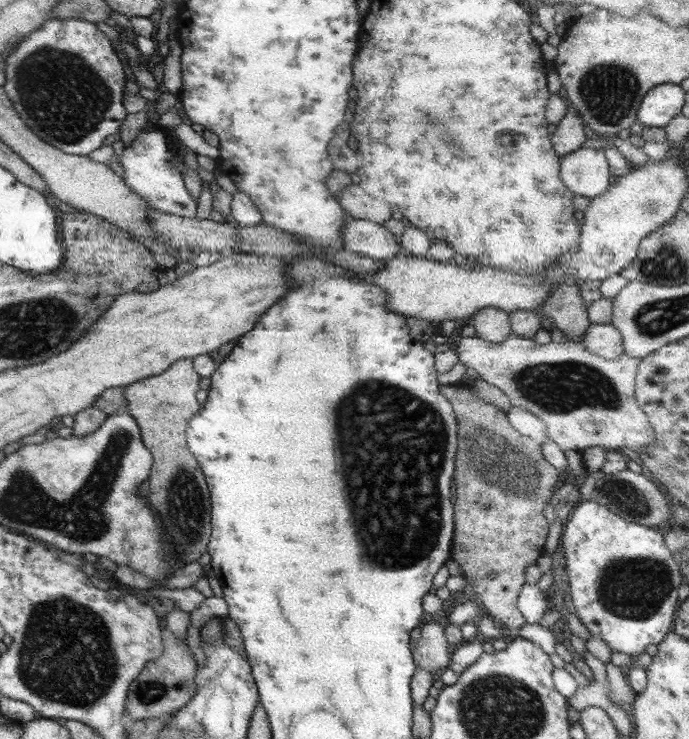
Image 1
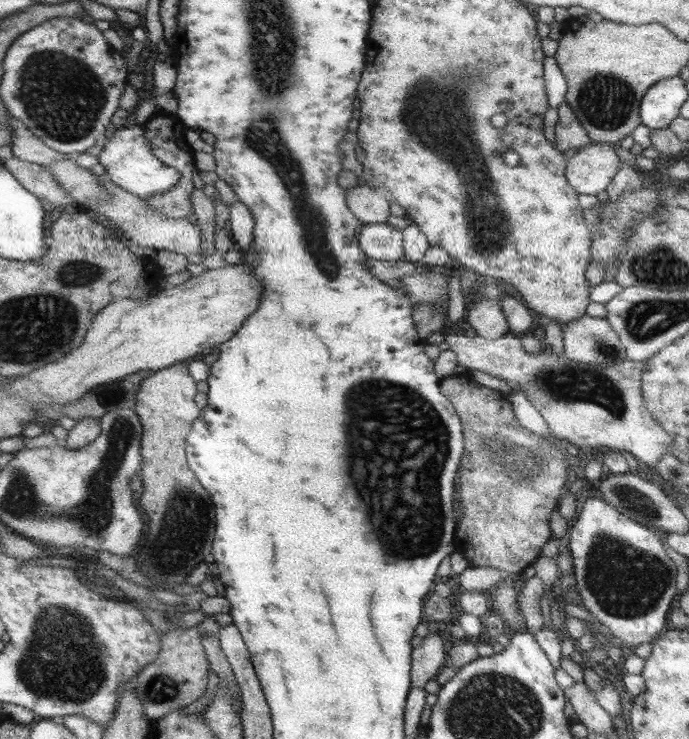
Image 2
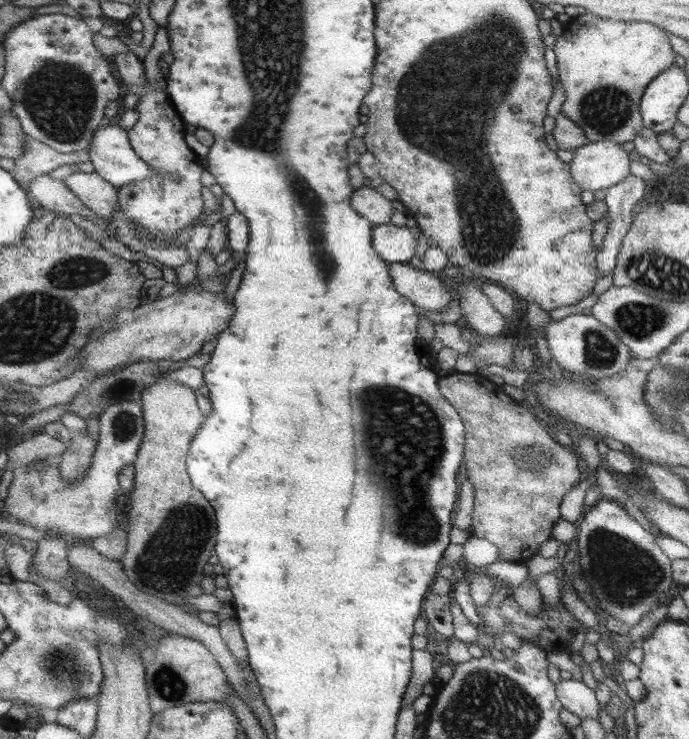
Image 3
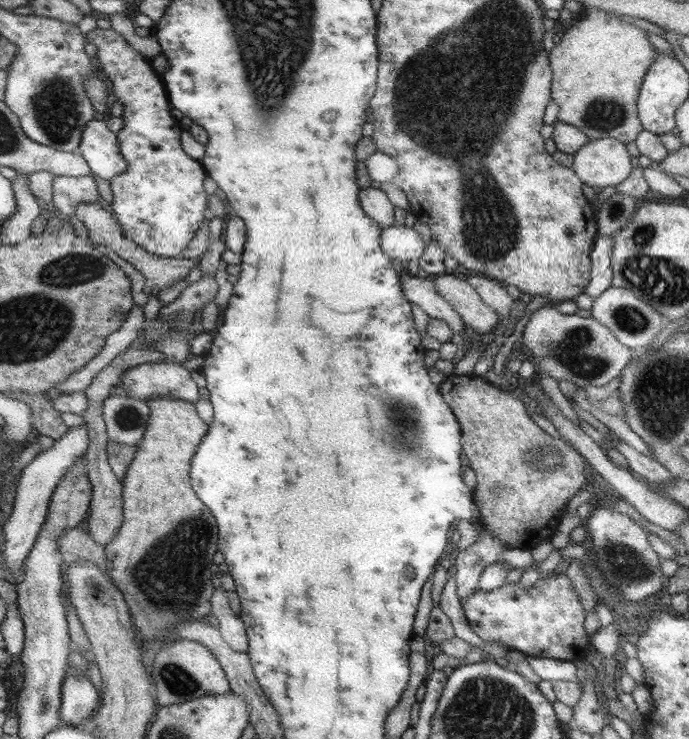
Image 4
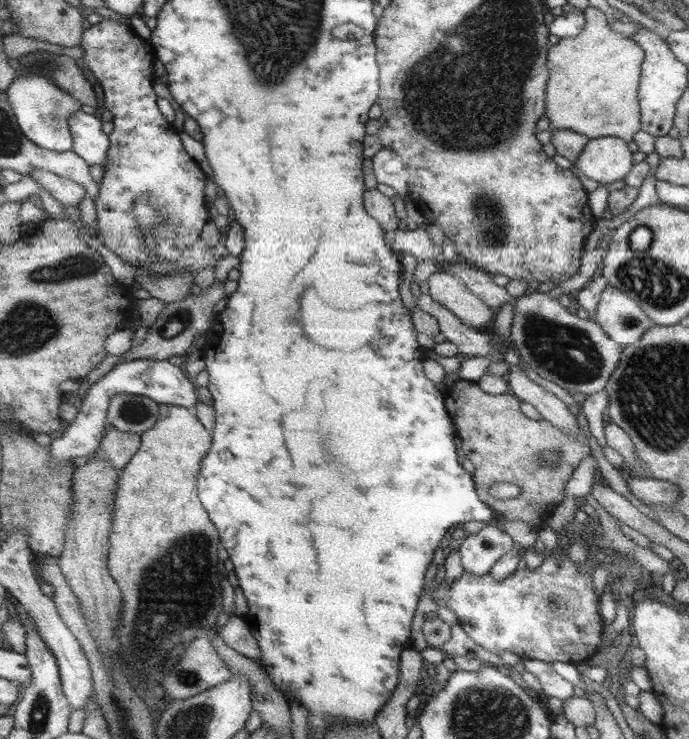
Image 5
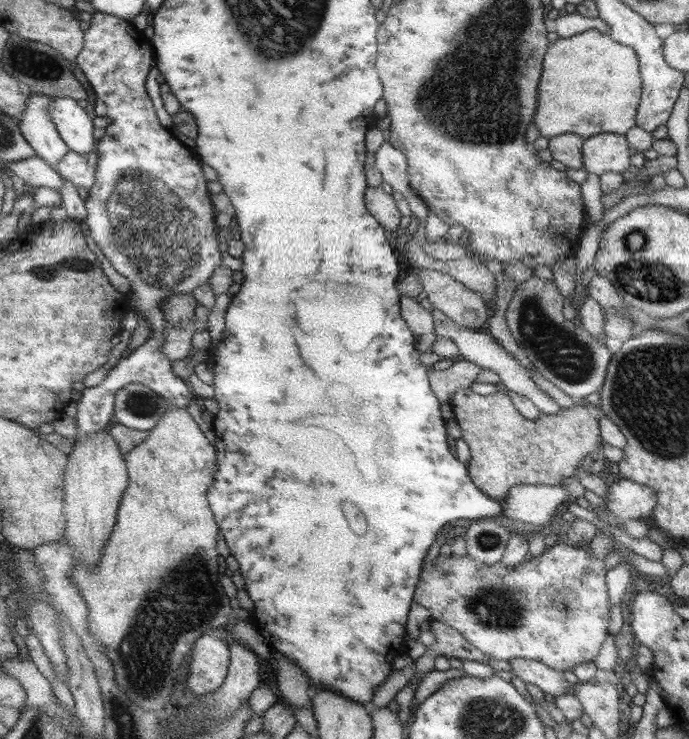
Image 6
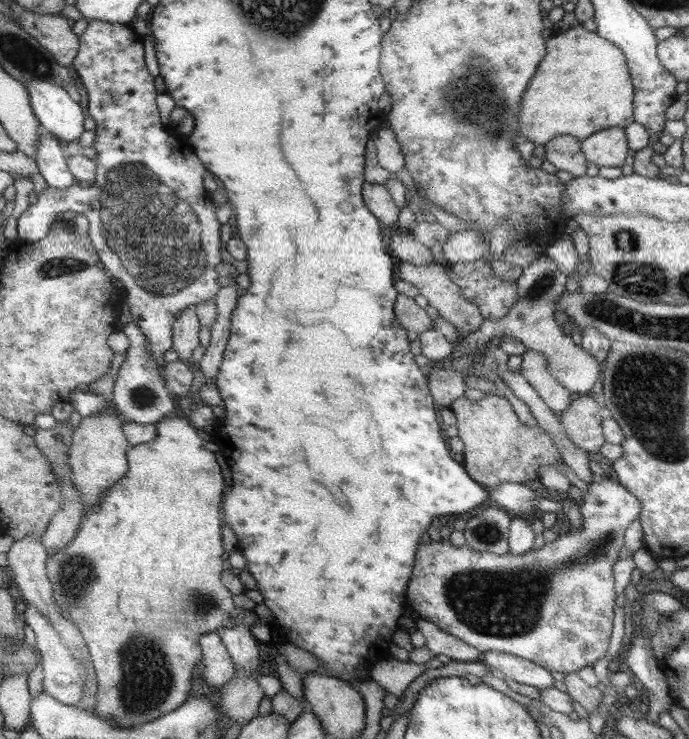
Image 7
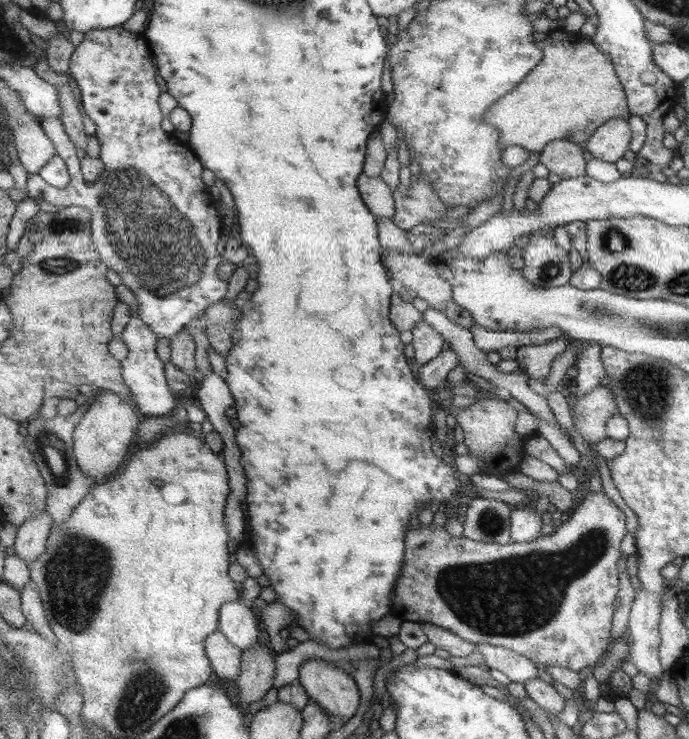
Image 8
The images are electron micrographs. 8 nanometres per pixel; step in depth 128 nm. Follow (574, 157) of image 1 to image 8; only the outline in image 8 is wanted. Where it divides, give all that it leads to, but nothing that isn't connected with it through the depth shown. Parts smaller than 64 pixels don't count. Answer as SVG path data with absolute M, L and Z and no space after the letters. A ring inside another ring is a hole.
M616 117L598 127L586 144L590 154L611 163L615 163L632 146L633 129L629 119Z

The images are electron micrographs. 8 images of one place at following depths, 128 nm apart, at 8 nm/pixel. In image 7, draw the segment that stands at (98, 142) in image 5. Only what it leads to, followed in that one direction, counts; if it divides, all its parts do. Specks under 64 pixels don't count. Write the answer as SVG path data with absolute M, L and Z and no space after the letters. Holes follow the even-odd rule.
M32 82L27 87L45 130L67 142L77 143L85 131L80 101L74 101L64 87L52 82Z

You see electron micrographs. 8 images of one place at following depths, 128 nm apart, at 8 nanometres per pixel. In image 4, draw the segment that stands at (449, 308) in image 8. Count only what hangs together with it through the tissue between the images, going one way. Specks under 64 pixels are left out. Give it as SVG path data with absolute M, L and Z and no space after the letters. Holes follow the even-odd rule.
M452 274L432 277L436 291L462 318L465 325L479 333L490 333L501 326L499 314L481 299L469 281Z

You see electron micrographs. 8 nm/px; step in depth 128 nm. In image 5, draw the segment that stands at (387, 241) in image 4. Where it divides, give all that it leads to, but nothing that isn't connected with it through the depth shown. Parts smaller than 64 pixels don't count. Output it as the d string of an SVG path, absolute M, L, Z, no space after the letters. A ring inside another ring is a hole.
M416 228L414 230L406 231L397 229L390 233L392 245L399 255L411 254L416 256L419 261L433 258L435 252L442 254L442 248L433 243L429 232L424 228Z

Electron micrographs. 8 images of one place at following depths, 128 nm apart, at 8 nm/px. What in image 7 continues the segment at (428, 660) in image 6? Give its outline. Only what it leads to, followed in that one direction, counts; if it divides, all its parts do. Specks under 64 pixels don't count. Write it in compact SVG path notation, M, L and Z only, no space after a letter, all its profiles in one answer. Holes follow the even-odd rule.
M416 618L417 630L420 631L426 639L425 646L434 654L445 654L454 661L474 662L481 660L482 653L473 646L462 642L456 636L443 631L437 624L426 619Z

